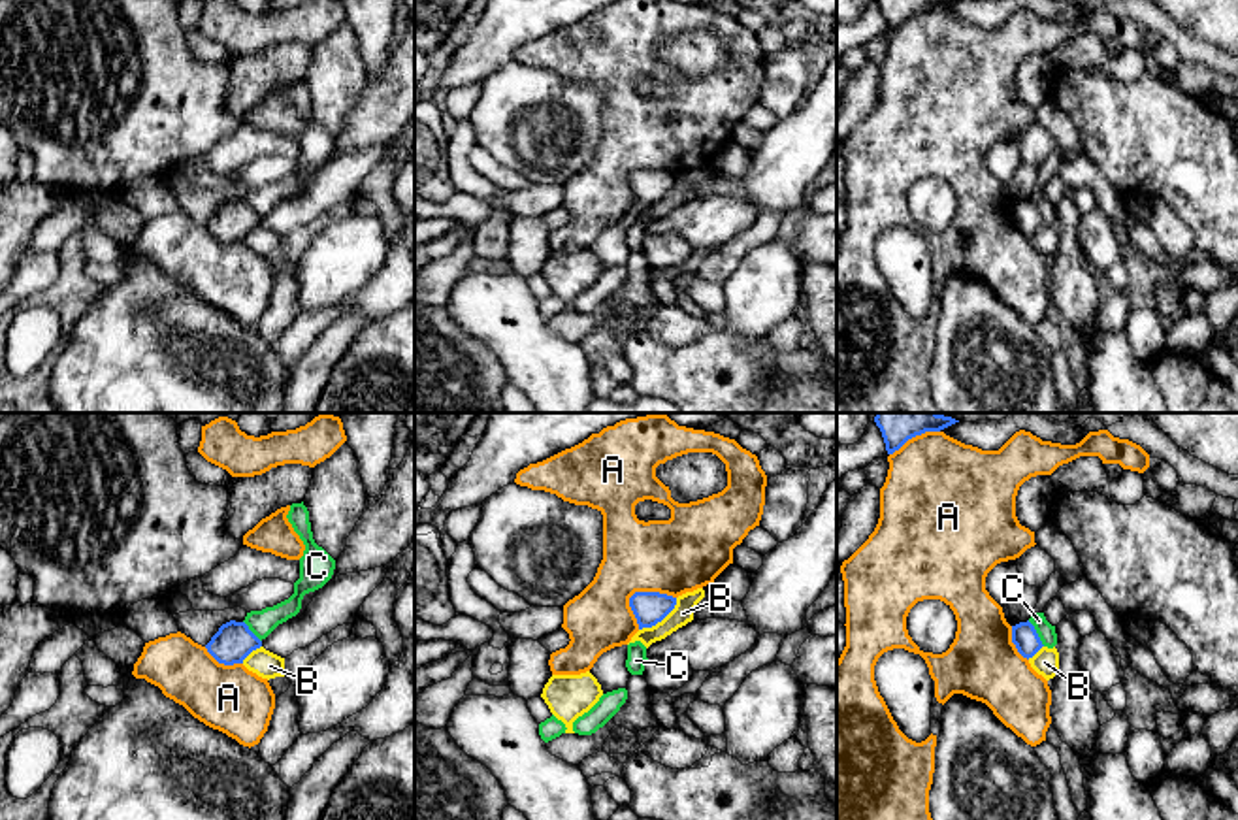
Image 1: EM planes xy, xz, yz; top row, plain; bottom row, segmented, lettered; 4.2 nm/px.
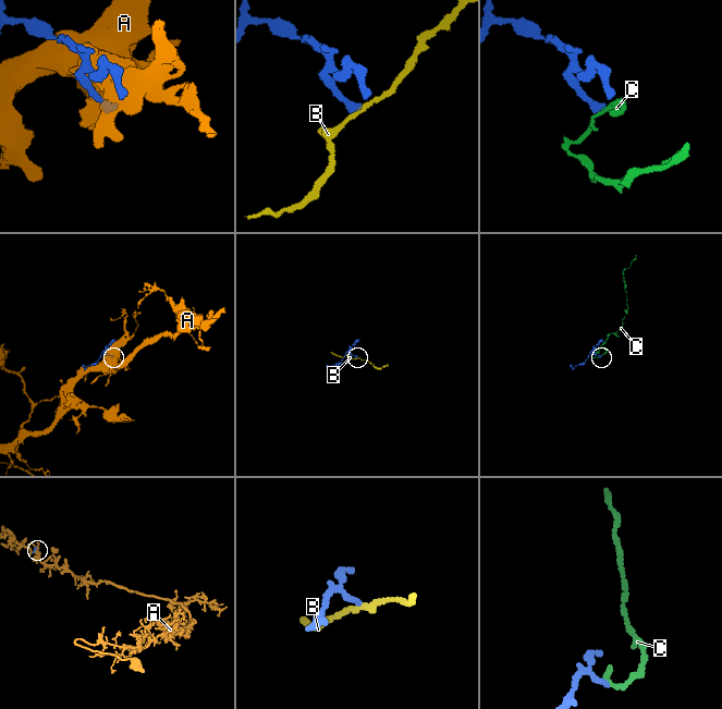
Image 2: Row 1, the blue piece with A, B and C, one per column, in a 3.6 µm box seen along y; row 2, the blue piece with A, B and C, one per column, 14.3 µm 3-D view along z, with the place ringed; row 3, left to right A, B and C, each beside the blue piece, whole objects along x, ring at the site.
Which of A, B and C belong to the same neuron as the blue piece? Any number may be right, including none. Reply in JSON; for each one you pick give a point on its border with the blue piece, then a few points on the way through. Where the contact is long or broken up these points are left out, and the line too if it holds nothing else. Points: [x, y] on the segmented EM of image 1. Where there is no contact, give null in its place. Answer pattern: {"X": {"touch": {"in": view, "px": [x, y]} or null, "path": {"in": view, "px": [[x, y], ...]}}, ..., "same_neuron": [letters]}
{"same_neuron": []}

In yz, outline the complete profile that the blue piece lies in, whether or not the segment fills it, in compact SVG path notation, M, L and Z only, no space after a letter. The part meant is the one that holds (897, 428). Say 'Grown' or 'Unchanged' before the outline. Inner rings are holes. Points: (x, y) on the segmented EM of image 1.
Unchanged. M876 413L888 454L899 451L908 439L925 432L940 432L959 420L938 413Z

